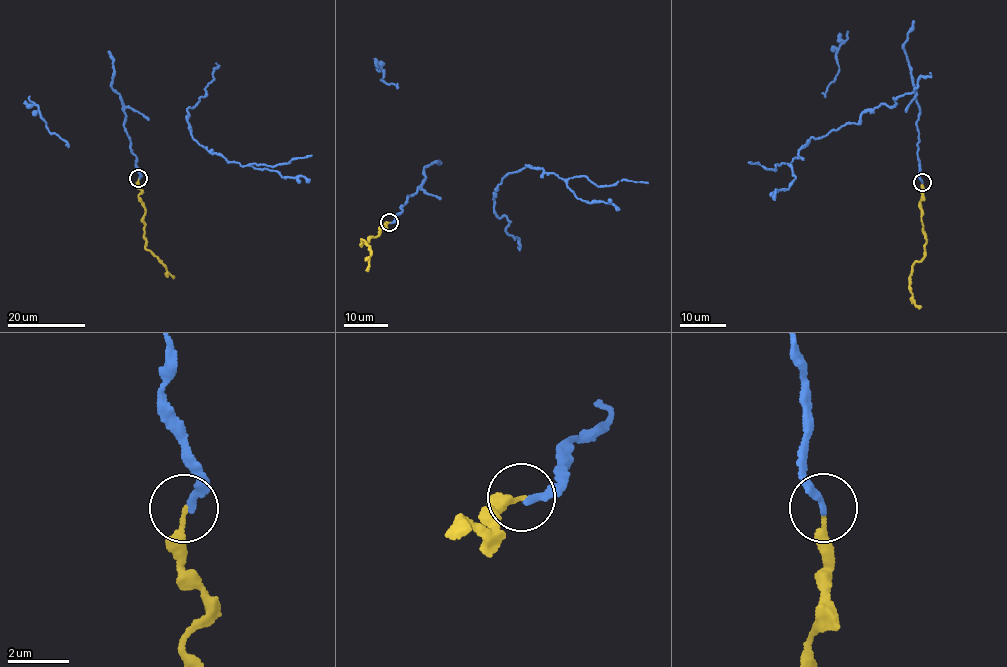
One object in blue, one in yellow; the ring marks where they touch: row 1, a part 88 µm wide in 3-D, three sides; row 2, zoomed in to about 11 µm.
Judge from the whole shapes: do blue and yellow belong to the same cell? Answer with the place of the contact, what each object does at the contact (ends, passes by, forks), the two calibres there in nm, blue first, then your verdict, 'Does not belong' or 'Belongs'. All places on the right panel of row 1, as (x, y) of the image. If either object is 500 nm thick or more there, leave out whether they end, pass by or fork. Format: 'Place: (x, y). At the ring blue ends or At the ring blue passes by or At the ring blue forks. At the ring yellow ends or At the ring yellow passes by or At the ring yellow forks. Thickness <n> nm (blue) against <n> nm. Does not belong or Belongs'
Place: (922, 182). At the ring blue ends. At the ring yellow ends. Thickness 200 nm (blue) against 160 nm. Belongs

